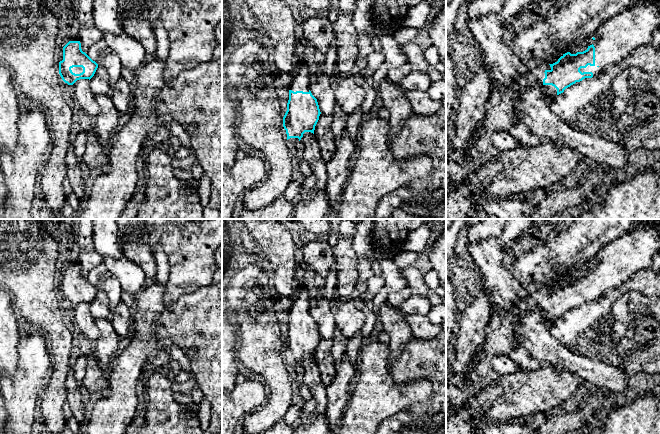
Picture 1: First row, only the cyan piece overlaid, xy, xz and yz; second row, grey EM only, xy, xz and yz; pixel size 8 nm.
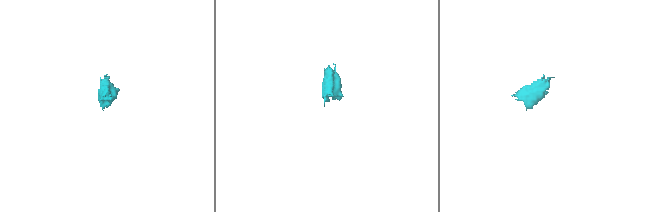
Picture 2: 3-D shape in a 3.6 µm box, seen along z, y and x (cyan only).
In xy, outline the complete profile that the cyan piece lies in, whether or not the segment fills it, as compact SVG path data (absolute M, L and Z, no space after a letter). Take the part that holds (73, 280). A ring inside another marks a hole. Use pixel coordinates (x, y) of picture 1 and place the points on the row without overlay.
M69 265L63 271L63 284L59 286L59 298L68 309L80 303L91 303L98 288L81 273L80 265Z

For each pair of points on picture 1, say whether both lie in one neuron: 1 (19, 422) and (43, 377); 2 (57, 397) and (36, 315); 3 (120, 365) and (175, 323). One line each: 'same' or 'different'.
1: different
2: same
3: different

